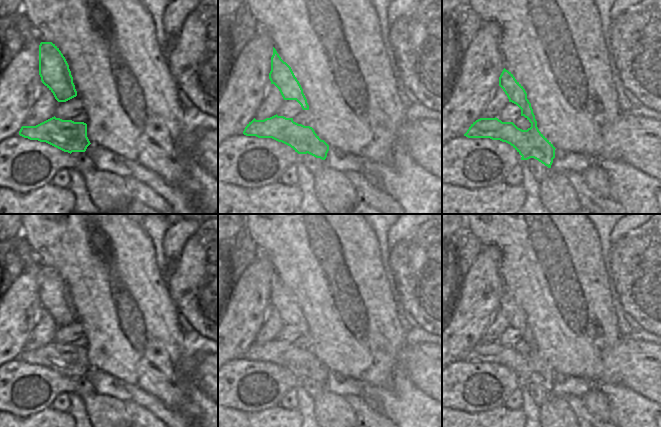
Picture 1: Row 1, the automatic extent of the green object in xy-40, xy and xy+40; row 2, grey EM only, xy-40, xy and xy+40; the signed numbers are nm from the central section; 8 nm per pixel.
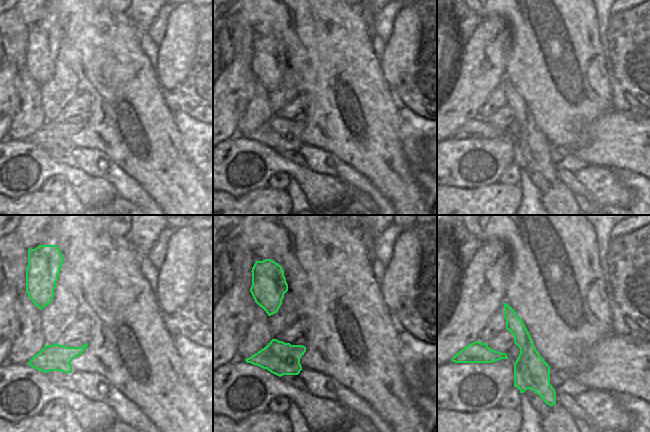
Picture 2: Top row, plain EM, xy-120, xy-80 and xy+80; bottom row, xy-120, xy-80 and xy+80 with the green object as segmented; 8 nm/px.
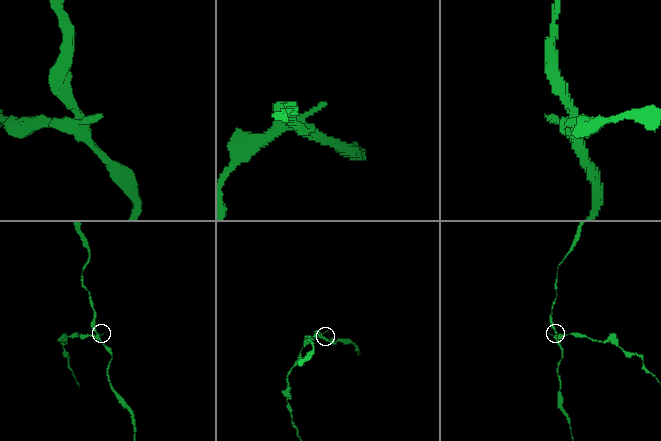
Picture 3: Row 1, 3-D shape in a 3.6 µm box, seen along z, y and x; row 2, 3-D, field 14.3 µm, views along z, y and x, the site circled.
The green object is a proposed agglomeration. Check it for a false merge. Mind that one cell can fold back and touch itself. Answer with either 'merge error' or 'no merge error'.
merge error

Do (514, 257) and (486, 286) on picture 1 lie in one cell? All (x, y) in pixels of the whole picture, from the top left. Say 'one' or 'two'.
two

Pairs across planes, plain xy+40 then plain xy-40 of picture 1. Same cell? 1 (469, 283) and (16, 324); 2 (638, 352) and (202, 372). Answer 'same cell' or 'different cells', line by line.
1: same cell
2: same cell

